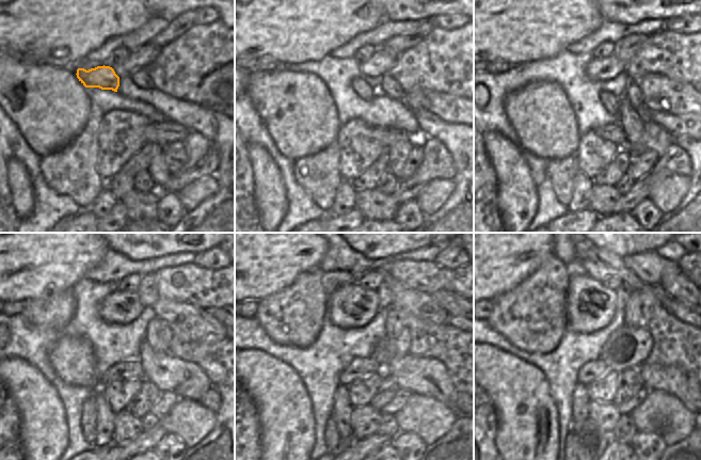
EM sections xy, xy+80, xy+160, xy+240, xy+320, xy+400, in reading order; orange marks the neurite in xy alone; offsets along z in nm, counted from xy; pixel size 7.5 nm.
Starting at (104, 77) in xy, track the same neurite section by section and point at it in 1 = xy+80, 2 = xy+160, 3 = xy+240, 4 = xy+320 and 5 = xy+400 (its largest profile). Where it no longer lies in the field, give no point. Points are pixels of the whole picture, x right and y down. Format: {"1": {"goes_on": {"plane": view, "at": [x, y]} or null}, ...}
{"1": {"goes_on": {"plane": "xy+80", "at": [359, 84]}}, "2": {"goes_on": {"plane": "xy+160", "at": [610, 102]}}, "3": {"goes_on": {"plane": "xy+240", "at": [169, 374]}}, "4": {"goes_on": {"plane": "xy+320", "at": [429, 377]}}, "5": {"goes_on": {"plane": "xy+400", "at": [672, 379]}}}

